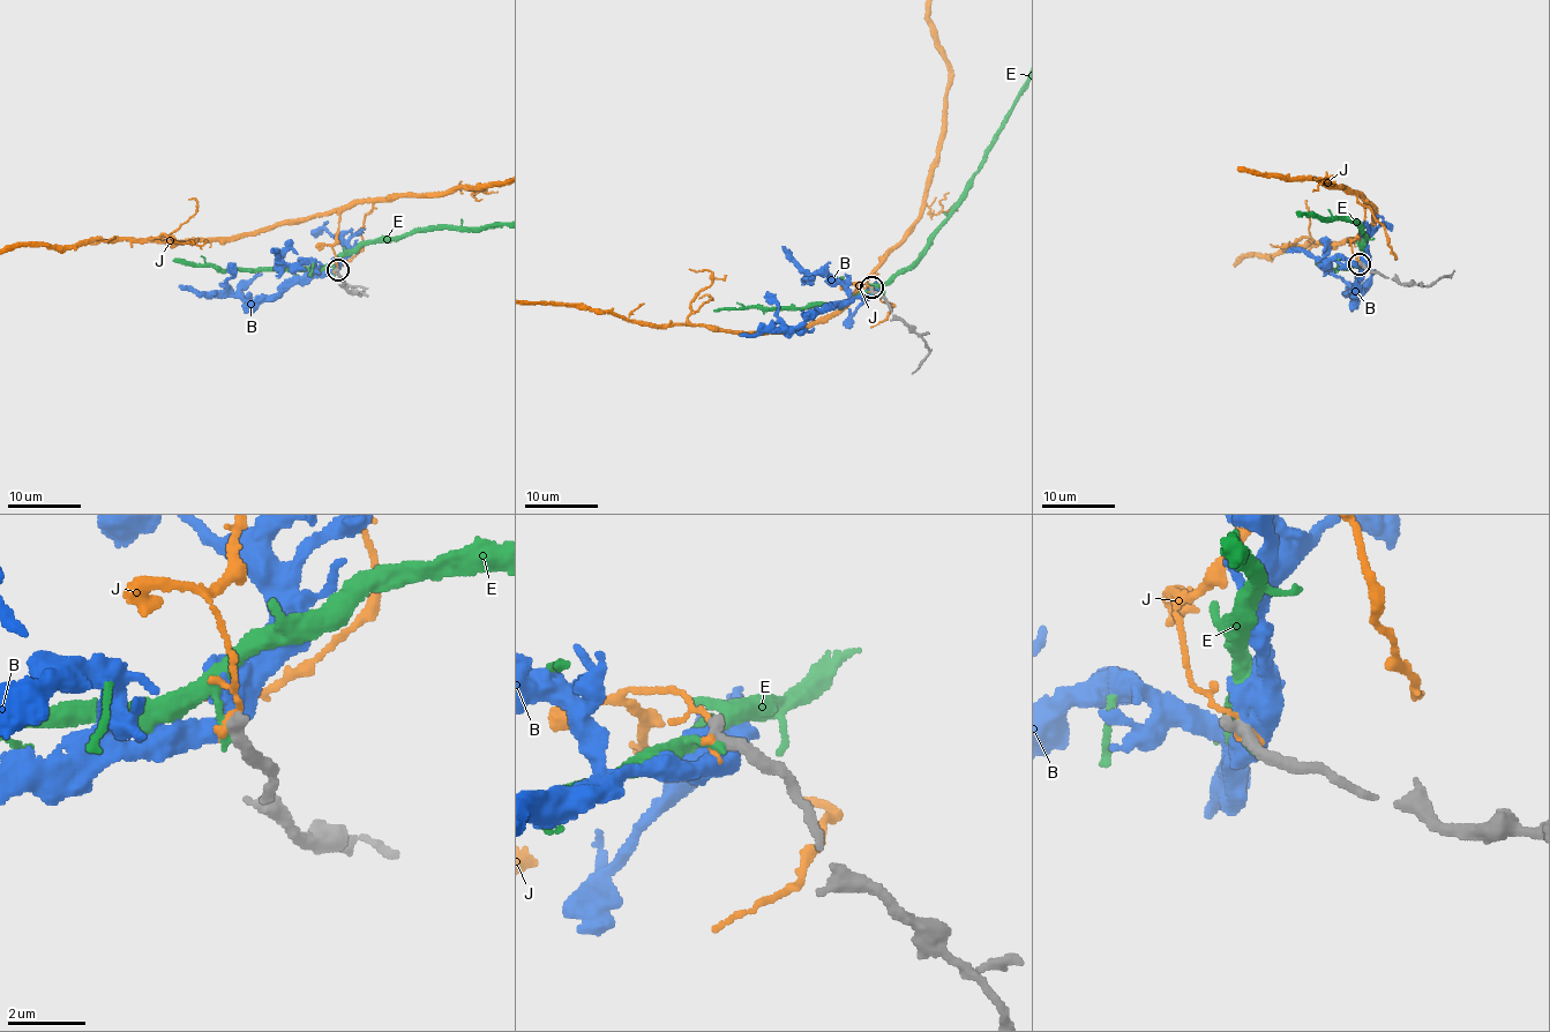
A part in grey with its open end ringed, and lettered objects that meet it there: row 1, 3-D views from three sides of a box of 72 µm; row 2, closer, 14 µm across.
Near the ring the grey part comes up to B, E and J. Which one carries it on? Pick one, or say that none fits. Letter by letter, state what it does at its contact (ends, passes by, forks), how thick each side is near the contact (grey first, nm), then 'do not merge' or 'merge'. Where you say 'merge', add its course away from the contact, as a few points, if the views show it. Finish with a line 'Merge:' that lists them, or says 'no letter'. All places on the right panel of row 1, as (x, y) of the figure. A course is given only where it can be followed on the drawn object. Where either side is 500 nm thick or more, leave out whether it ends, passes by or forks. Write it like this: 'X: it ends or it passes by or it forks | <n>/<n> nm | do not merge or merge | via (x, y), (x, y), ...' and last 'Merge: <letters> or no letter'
B: 380/500 nm | do not merge
E: it ends | 400/190 nm | do not merge
J: it ends | 360/170 nm | do not merge
Merge: no letter

